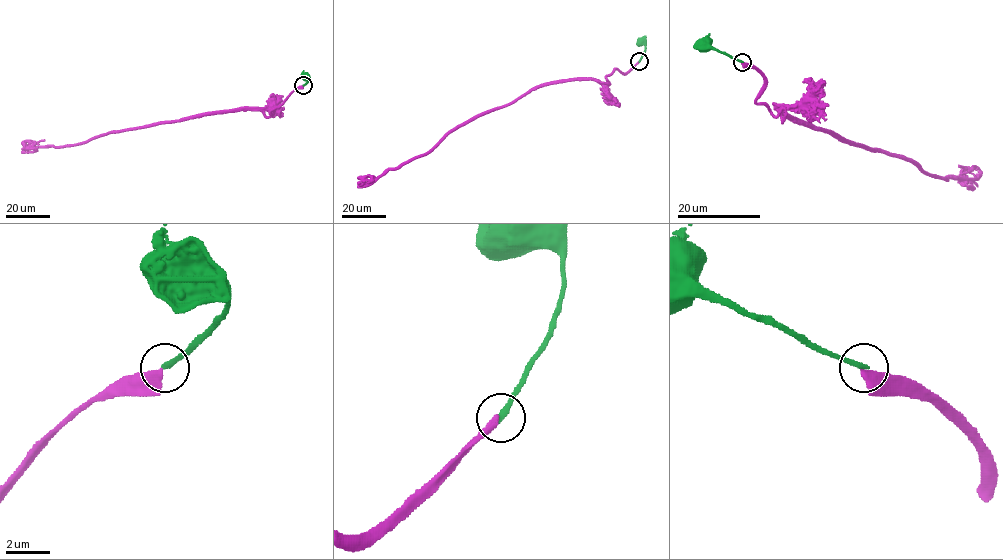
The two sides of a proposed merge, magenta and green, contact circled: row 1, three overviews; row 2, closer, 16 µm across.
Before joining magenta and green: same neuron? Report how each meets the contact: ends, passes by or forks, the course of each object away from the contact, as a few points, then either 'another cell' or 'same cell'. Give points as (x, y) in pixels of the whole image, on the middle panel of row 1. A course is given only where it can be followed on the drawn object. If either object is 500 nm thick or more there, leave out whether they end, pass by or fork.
magenta ends there; green ends there; magenta runs (639, 61), (626, 73), (615, 69), (608, 85), (541, 84), (375, 179), (358, 178); green runs (639, 61), (645, 47), (642, 41); another cell

